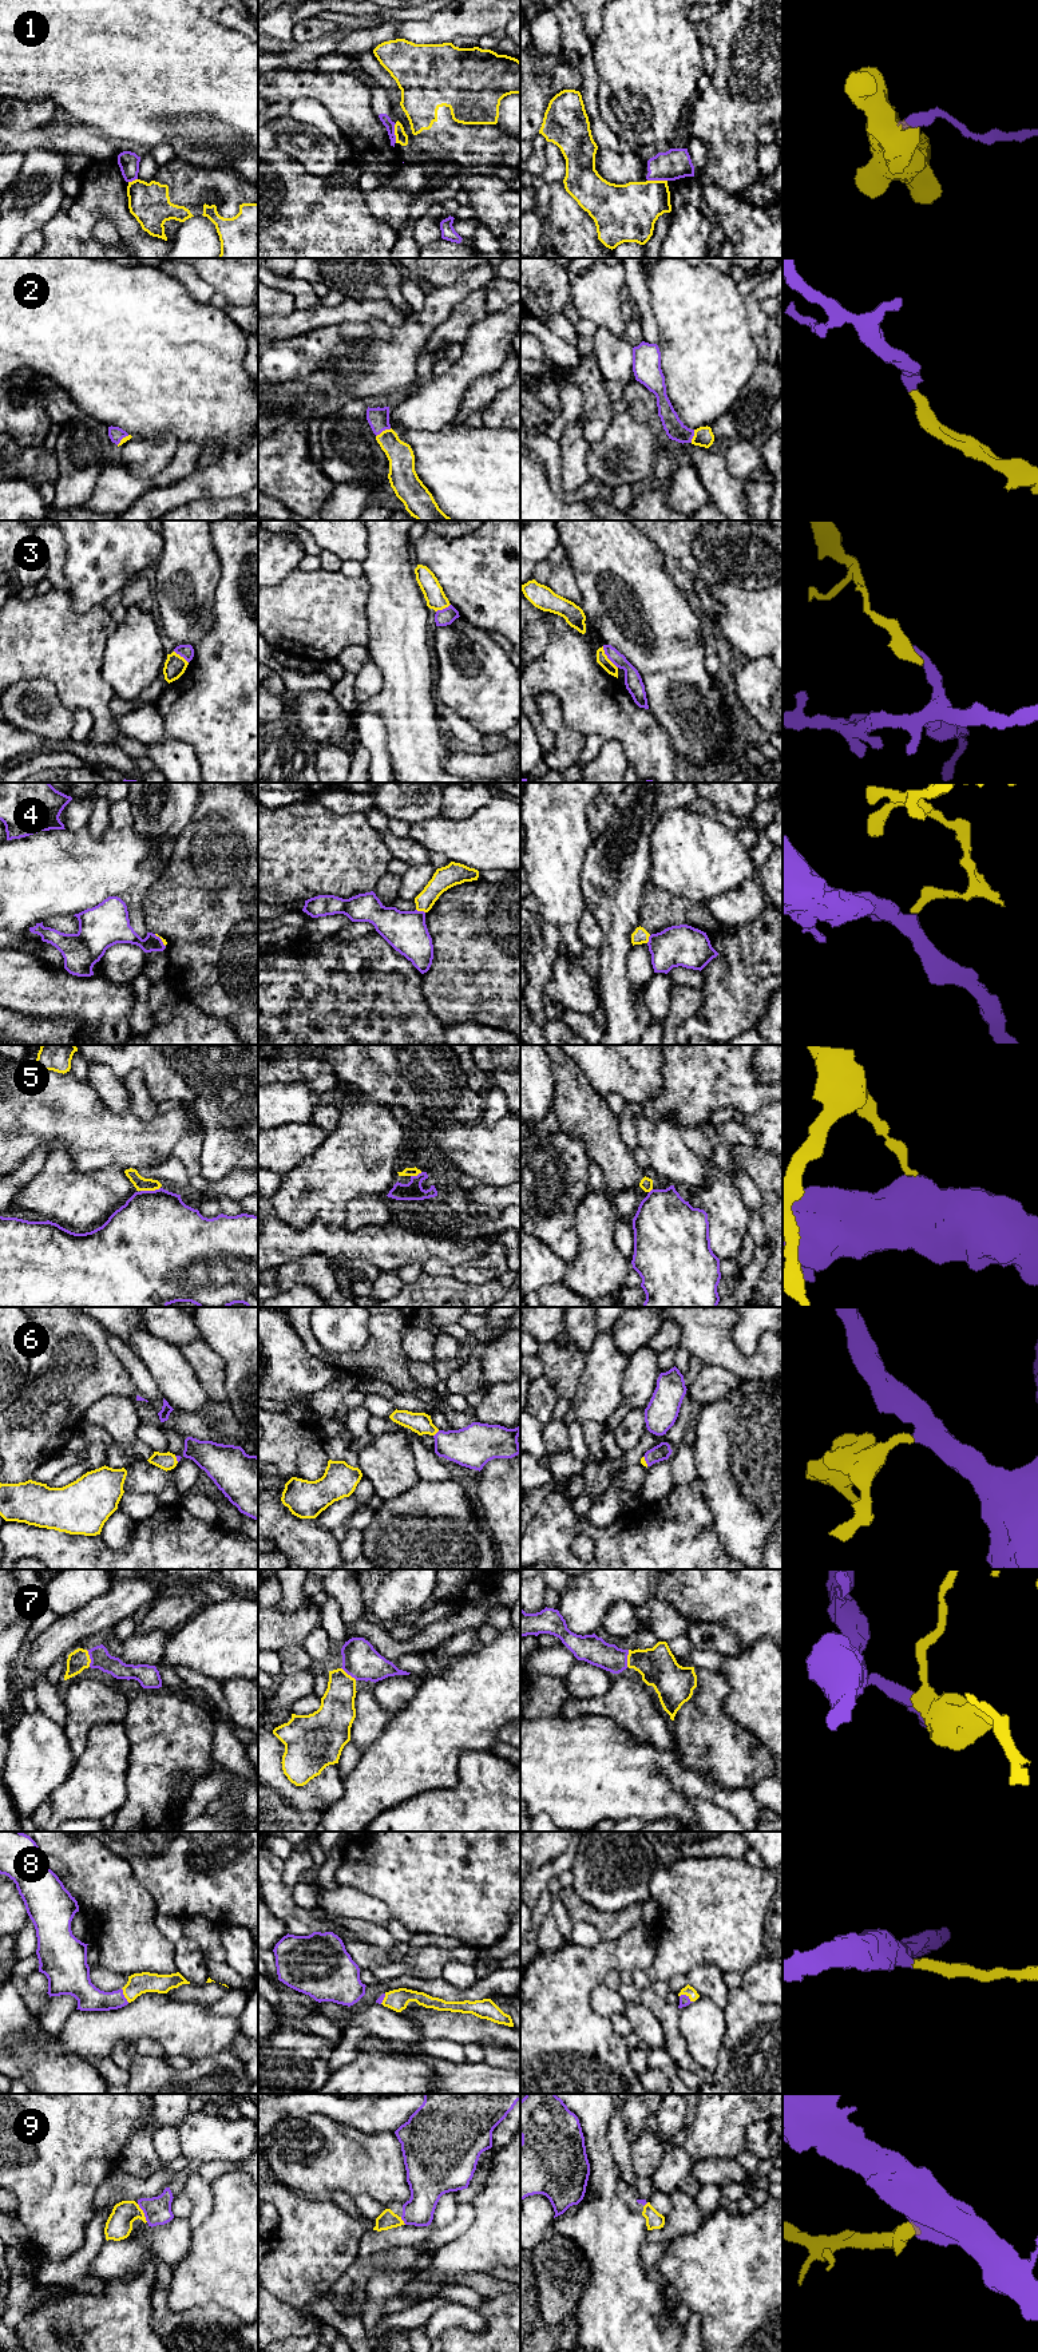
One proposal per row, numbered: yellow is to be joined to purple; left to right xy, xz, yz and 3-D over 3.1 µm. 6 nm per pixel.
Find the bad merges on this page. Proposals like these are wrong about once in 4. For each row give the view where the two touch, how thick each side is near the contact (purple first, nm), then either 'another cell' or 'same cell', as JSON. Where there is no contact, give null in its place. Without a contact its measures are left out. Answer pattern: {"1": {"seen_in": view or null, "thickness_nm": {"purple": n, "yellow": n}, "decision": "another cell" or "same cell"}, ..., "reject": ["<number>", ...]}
{"1": {"seen_in": "xz", "thickness_nm": {"purple": 60, "yellow": 70}, "decision": "another cell"}, "2": {"seen_in": "xz", "thickness_nm": {"purple": 130, "yellow": 160}, "decision": "same cell"}, "3": {"seen_in": "yz", "thickness_nm": {"purple": 110, "yellow": 70}, "decision": "another cell"}, "4": {"seen_in": "xz", "thickness_nm": {"purple": 240, "yellow": 140}, "decision": "another cell"}, "5": {"seen_in": "xy", "thickness_nm": {"purple": 500, "yellow": 80}, "decision": "another cell"}, "6": {"seen_in": "xz", "thickness_nm": {"purple": 260, "yellow": 130}, "decision": "same cell"}, "7": {"seen_in": "xy", "thickness_nm": {"purple": 120, "yellow": 120}, "decision": "same cell"}, "8": {"seen_in": "yz", "thickness_nm": {"purple": 60, "yellow": 70}, "decision": "same cell"}, "9": {"seen_in": "xy", "thickness_nm": {"purple": 160, "yellow": 160}, "decision": "same cell"}, "reject": ["1", "3", "4", "5"]}

